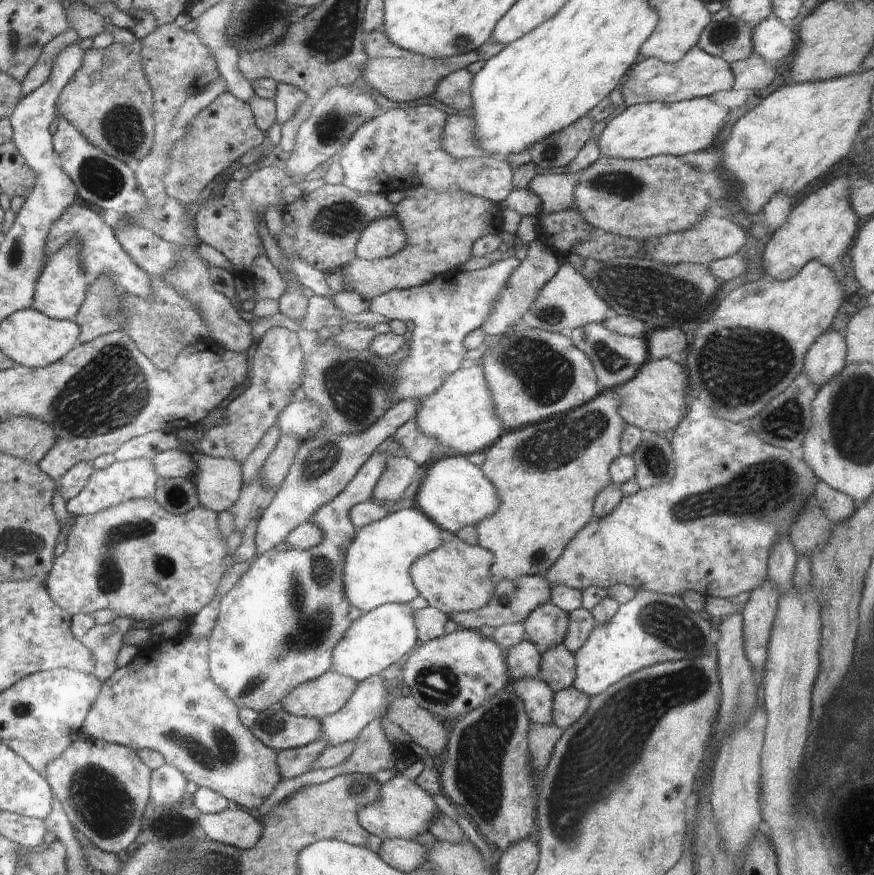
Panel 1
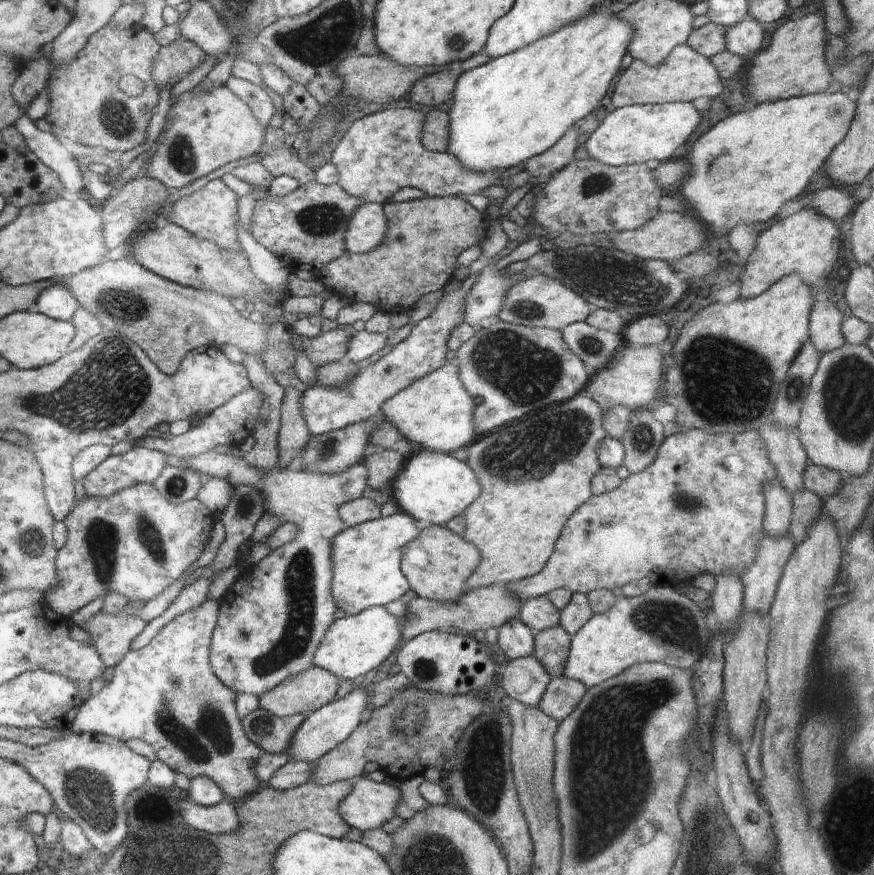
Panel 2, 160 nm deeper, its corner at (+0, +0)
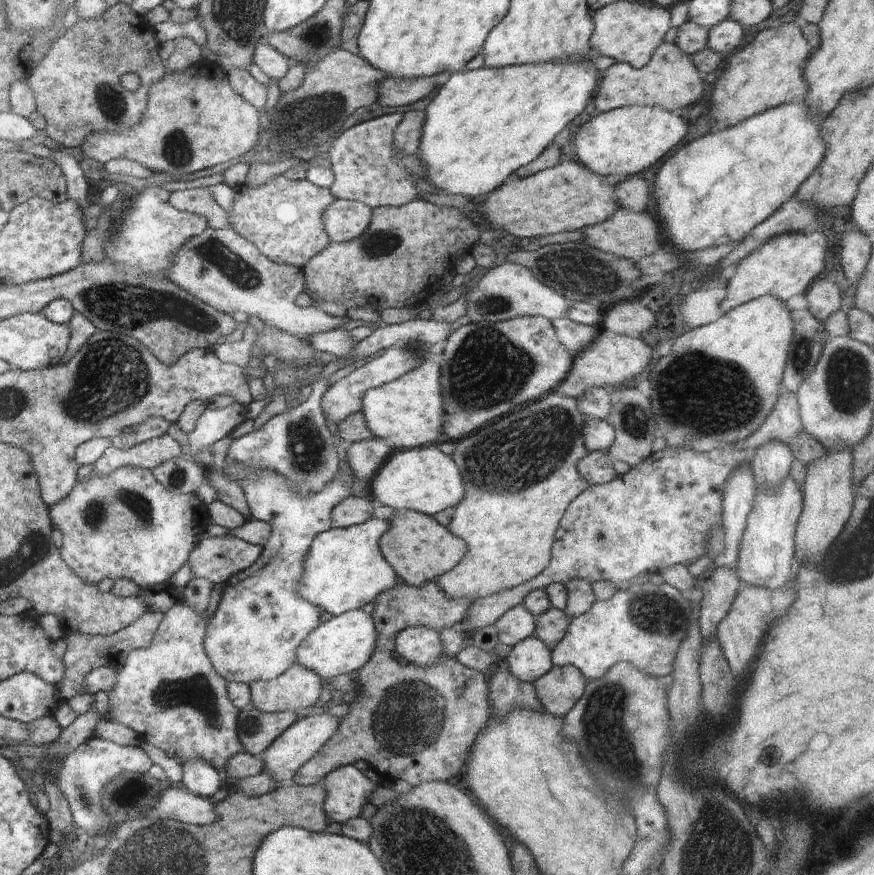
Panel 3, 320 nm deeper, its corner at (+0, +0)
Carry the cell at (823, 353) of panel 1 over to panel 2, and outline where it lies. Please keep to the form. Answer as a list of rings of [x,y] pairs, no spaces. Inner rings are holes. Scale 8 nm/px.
[[[830,300],[814,301],[809,314],[809,338],[814,343],[814,346],[819,350],[819,356],[825,352],[838,348],[845,342],[843,334],[840,330],[840,325],[844,316],[838,310],[835,304]]]

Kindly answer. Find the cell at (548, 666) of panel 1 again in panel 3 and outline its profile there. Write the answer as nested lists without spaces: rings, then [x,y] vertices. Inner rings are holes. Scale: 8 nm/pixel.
[[[558,608],[546,610],[542,616],[535,620],[535,636],[544,642],[544,645],[550,650],[554,650],[566,636],[566,630],[570,626],[570,619],[564,611]]]

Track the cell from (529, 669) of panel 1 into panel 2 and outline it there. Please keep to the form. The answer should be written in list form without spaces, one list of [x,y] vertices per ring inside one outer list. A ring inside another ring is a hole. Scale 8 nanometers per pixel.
[[[512,617],[497,630],[495,647],[502,648],[502,652],[514,660],[533,652],[533,637],[532,629],[525,622]]]

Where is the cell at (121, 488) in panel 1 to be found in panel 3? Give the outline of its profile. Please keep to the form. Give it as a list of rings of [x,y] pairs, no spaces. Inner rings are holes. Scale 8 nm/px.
[[[164,434],[160,438],[148,440],[128,450],[118,450],[114,446],[110,446],[106,450],[106,454],[94,464],[94,472],[104,476],[104,474],[112,475],[114,470],[119,471],[120,468],[140,468],[152,471],[172,458],[181,456],[183,448],[170,434]]]

